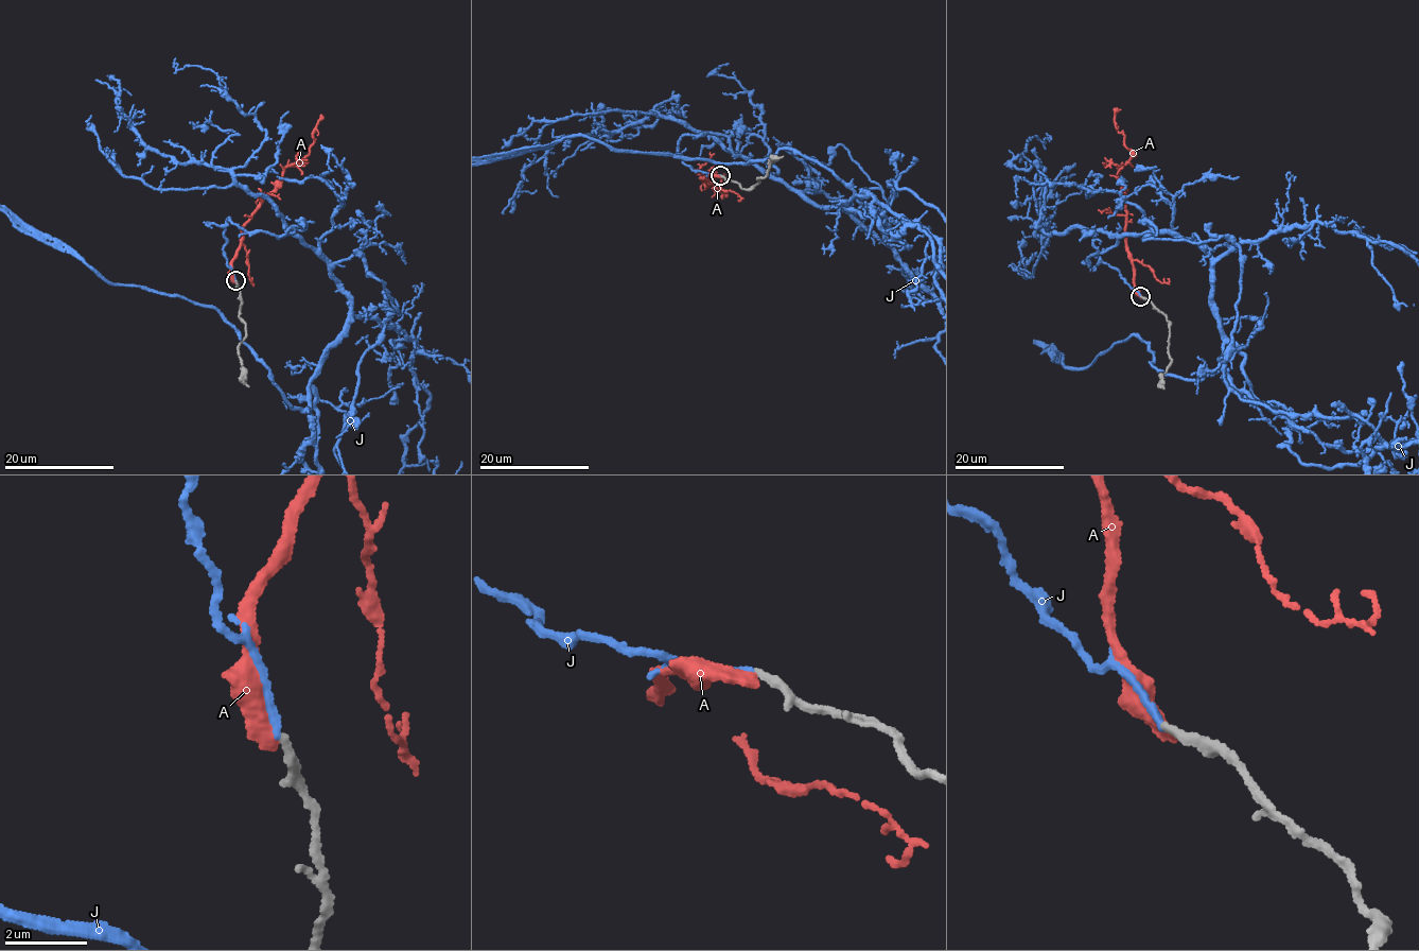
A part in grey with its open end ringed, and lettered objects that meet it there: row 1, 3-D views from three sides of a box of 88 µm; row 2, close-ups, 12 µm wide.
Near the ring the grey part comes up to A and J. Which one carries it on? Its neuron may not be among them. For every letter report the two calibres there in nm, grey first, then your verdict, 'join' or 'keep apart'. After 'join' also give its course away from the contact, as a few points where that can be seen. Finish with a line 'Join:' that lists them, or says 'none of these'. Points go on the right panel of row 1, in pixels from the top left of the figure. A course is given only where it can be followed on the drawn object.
A: 240/360 nm | keep apart
J: 200/160 nm | join
Join: J

